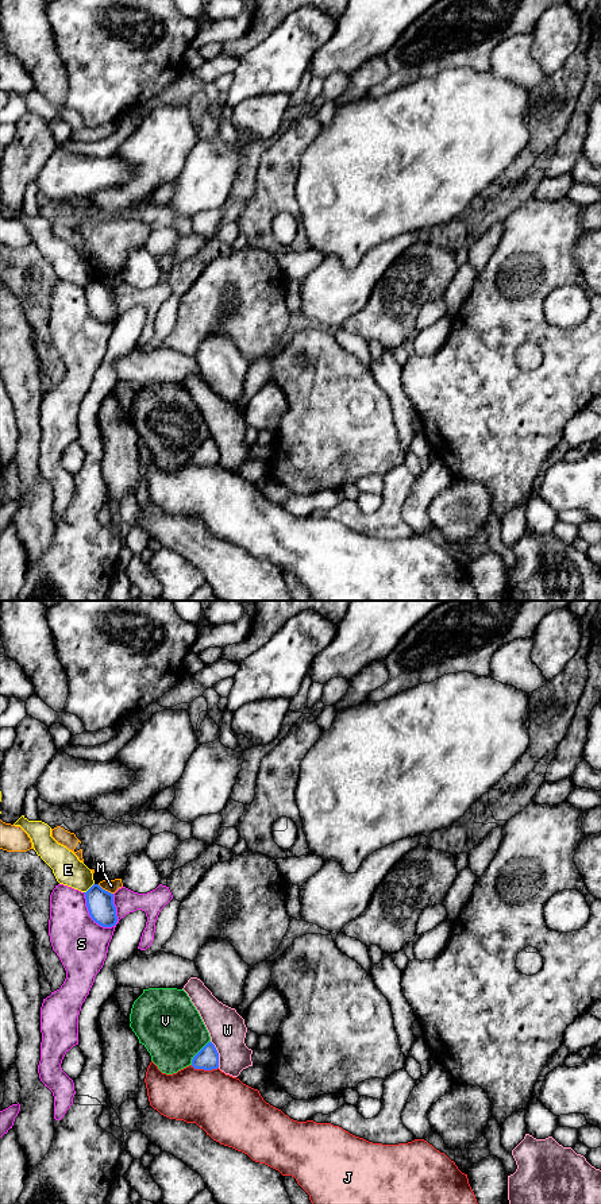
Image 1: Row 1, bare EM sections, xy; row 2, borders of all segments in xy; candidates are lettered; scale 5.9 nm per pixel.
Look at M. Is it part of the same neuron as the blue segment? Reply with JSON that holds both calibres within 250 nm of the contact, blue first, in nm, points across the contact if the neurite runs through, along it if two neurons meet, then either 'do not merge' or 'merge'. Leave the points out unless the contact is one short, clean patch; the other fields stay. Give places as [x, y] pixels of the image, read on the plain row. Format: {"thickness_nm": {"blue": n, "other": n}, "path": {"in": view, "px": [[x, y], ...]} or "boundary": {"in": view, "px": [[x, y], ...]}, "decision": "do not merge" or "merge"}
{"thickness_nm": {"blue": 160, "other": 80}, "boundary": {"in": "xy", "px": [[97, 280], [112, 289]]}, "decision": "do not merge"}

